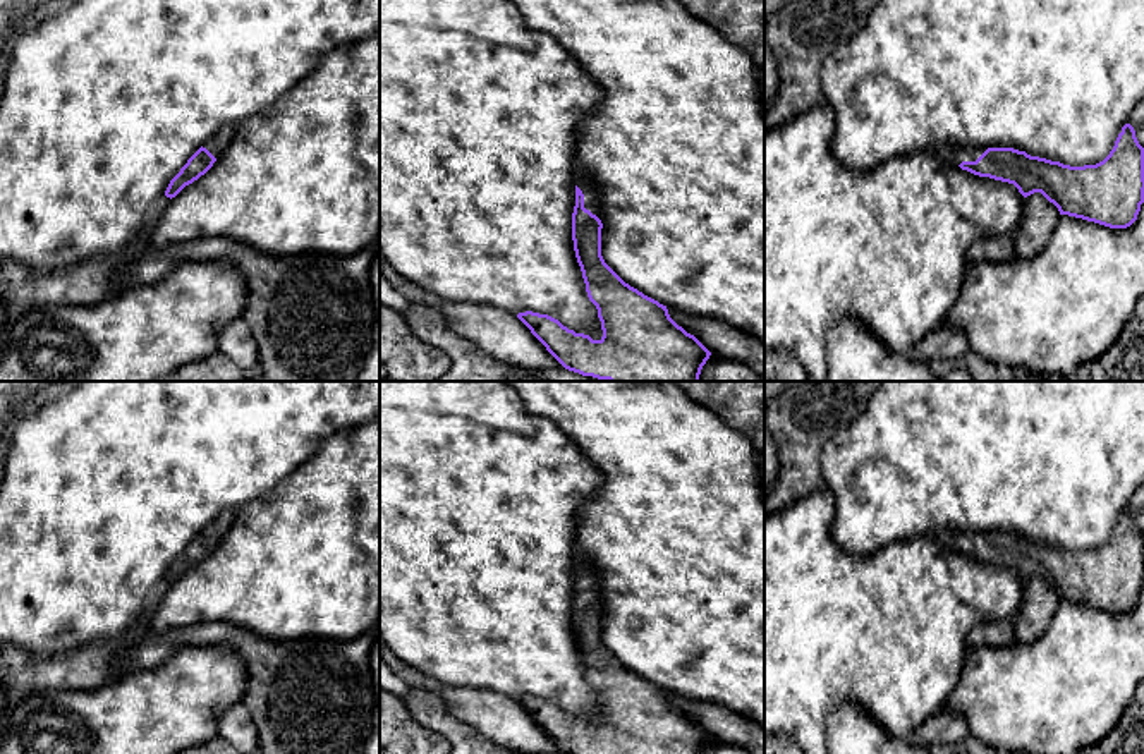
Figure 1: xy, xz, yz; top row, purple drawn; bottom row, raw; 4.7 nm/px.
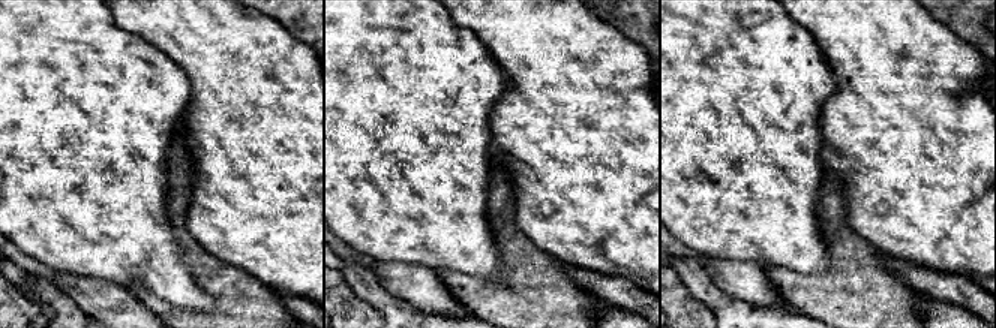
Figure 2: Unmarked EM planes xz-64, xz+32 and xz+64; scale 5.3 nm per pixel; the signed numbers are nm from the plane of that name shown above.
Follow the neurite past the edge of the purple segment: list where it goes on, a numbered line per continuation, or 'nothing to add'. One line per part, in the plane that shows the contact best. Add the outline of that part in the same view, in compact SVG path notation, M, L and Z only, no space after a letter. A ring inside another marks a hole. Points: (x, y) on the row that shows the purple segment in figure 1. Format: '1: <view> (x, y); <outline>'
1: xz (586, 182); M584 172L577 175L575 185L584 194L584 208L589 210L593 215L596 215L601 220L598 180L591 173Z

